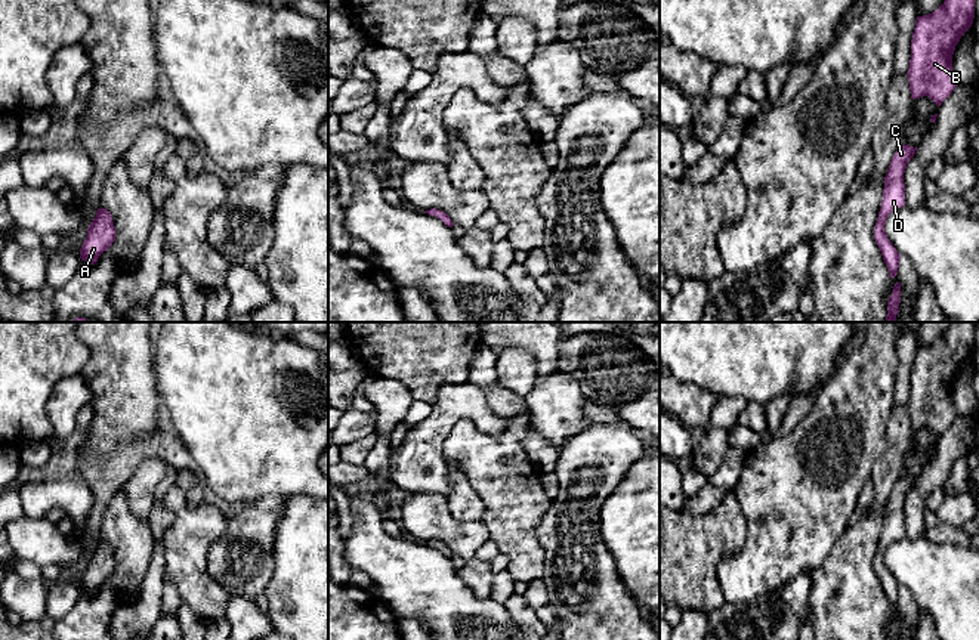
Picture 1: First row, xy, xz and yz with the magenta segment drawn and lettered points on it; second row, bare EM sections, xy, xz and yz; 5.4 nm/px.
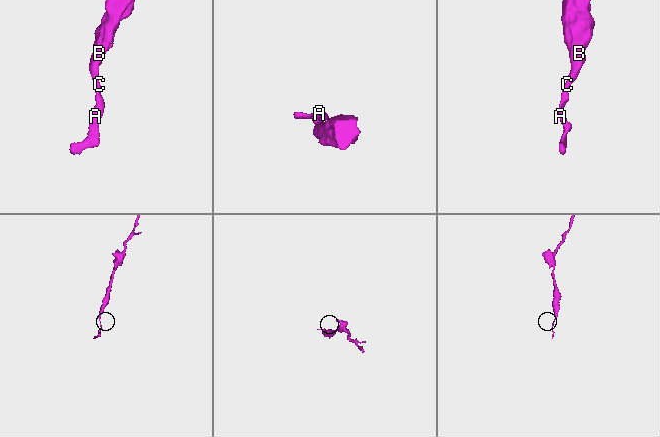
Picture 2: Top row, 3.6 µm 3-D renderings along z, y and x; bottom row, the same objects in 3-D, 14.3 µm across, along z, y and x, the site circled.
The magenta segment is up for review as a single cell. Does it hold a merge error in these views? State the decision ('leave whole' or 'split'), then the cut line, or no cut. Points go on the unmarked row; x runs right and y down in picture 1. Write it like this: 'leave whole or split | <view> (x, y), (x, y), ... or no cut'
leave whole | no cut

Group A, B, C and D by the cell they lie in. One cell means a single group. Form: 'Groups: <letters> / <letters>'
Groups: A B C D

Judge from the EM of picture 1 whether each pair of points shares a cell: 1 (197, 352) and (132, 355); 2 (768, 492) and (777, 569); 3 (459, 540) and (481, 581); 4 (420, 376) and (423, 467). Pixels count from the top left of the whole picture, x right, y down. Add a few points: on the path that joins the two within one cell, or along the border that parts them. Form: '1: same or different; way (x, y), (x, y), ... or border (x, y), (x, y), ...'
1: different; border (150, 345), (156, 387)
2: same; way (774, 512), (777, 550)
3: different; border (473, 556), (466, 562)
4: different; border (460, 385), (442, 385), (431, 404)

